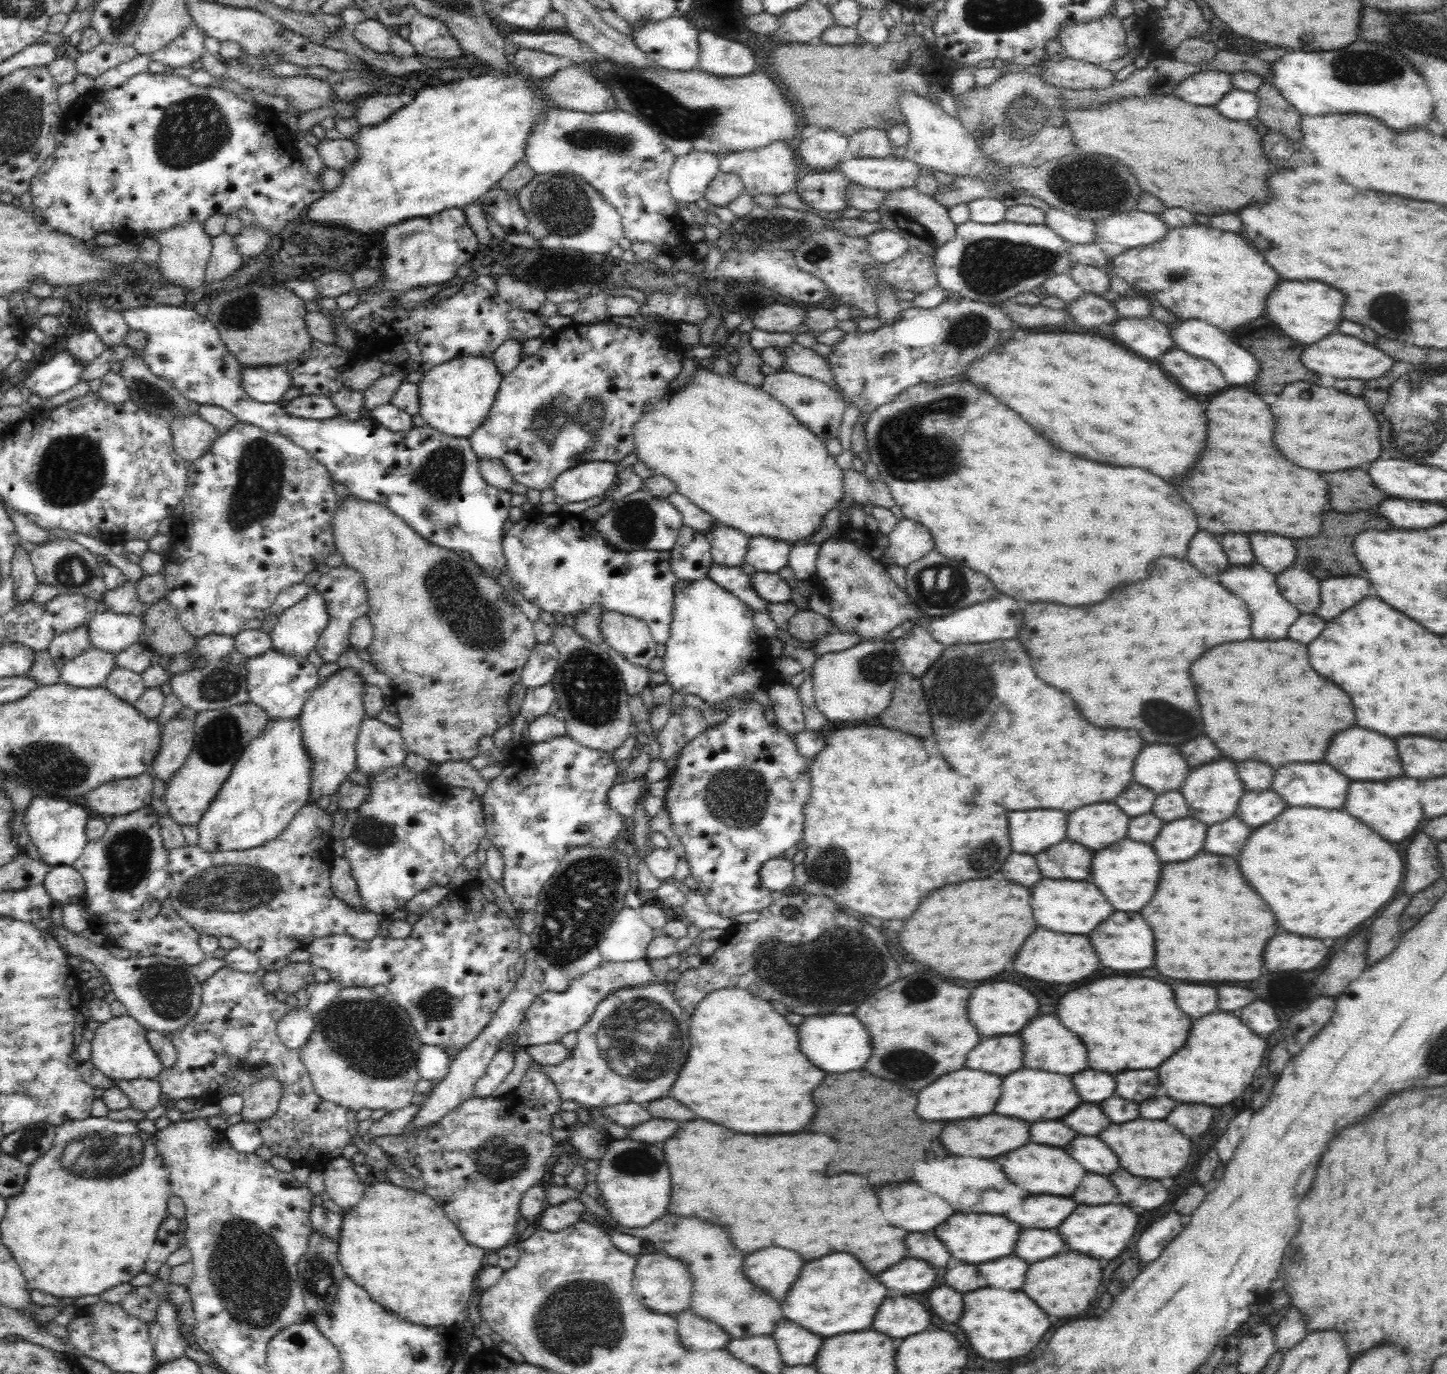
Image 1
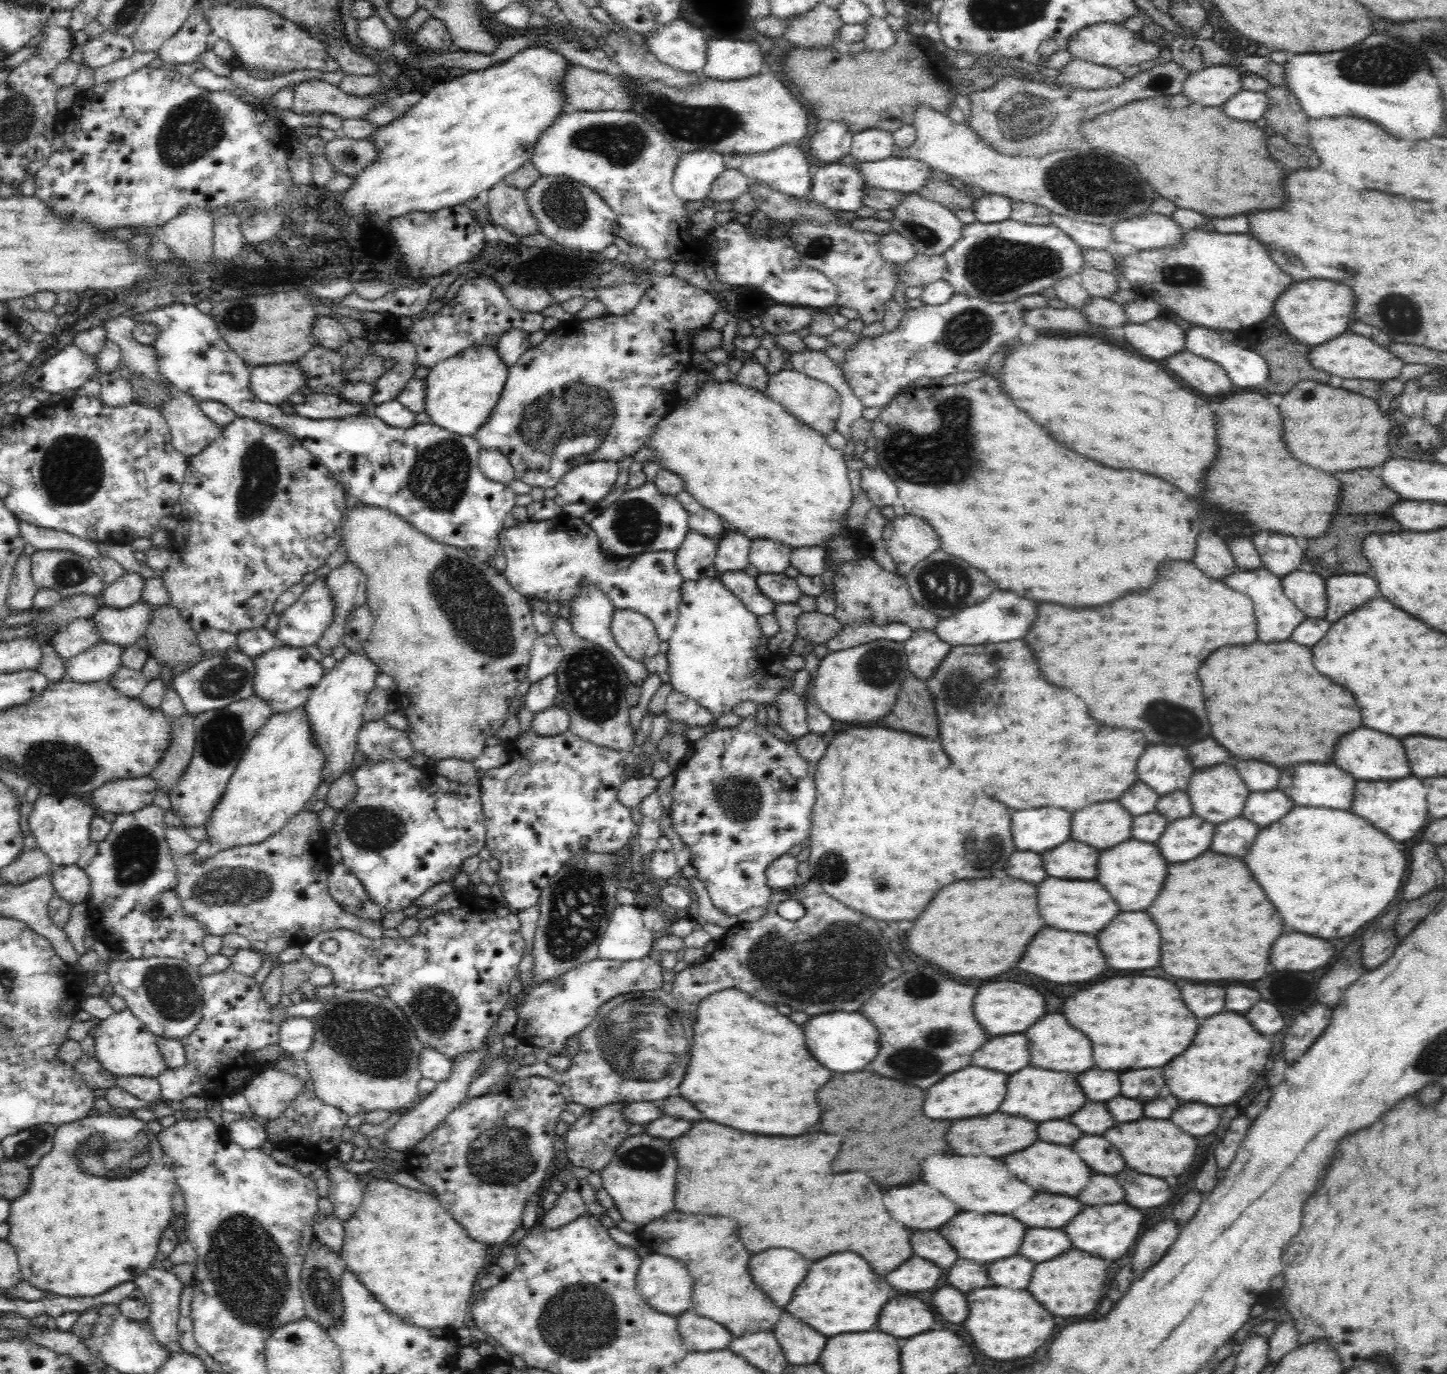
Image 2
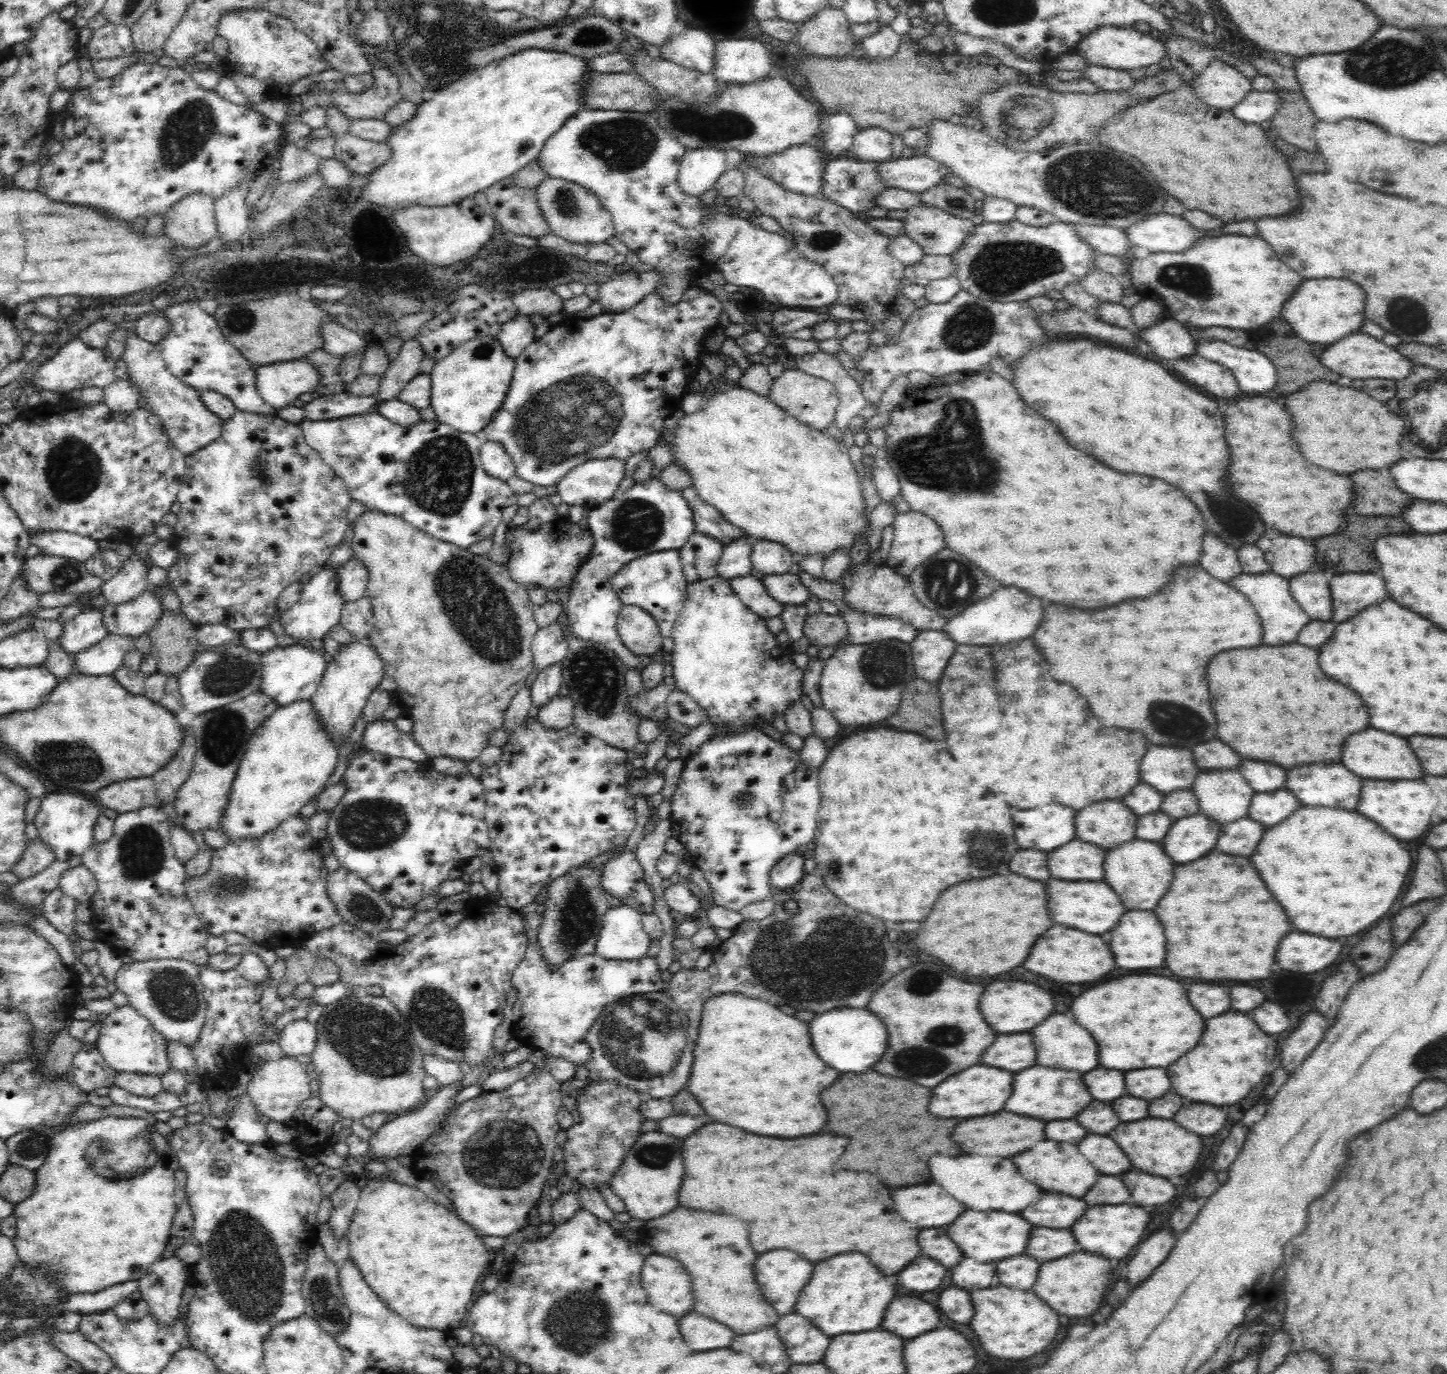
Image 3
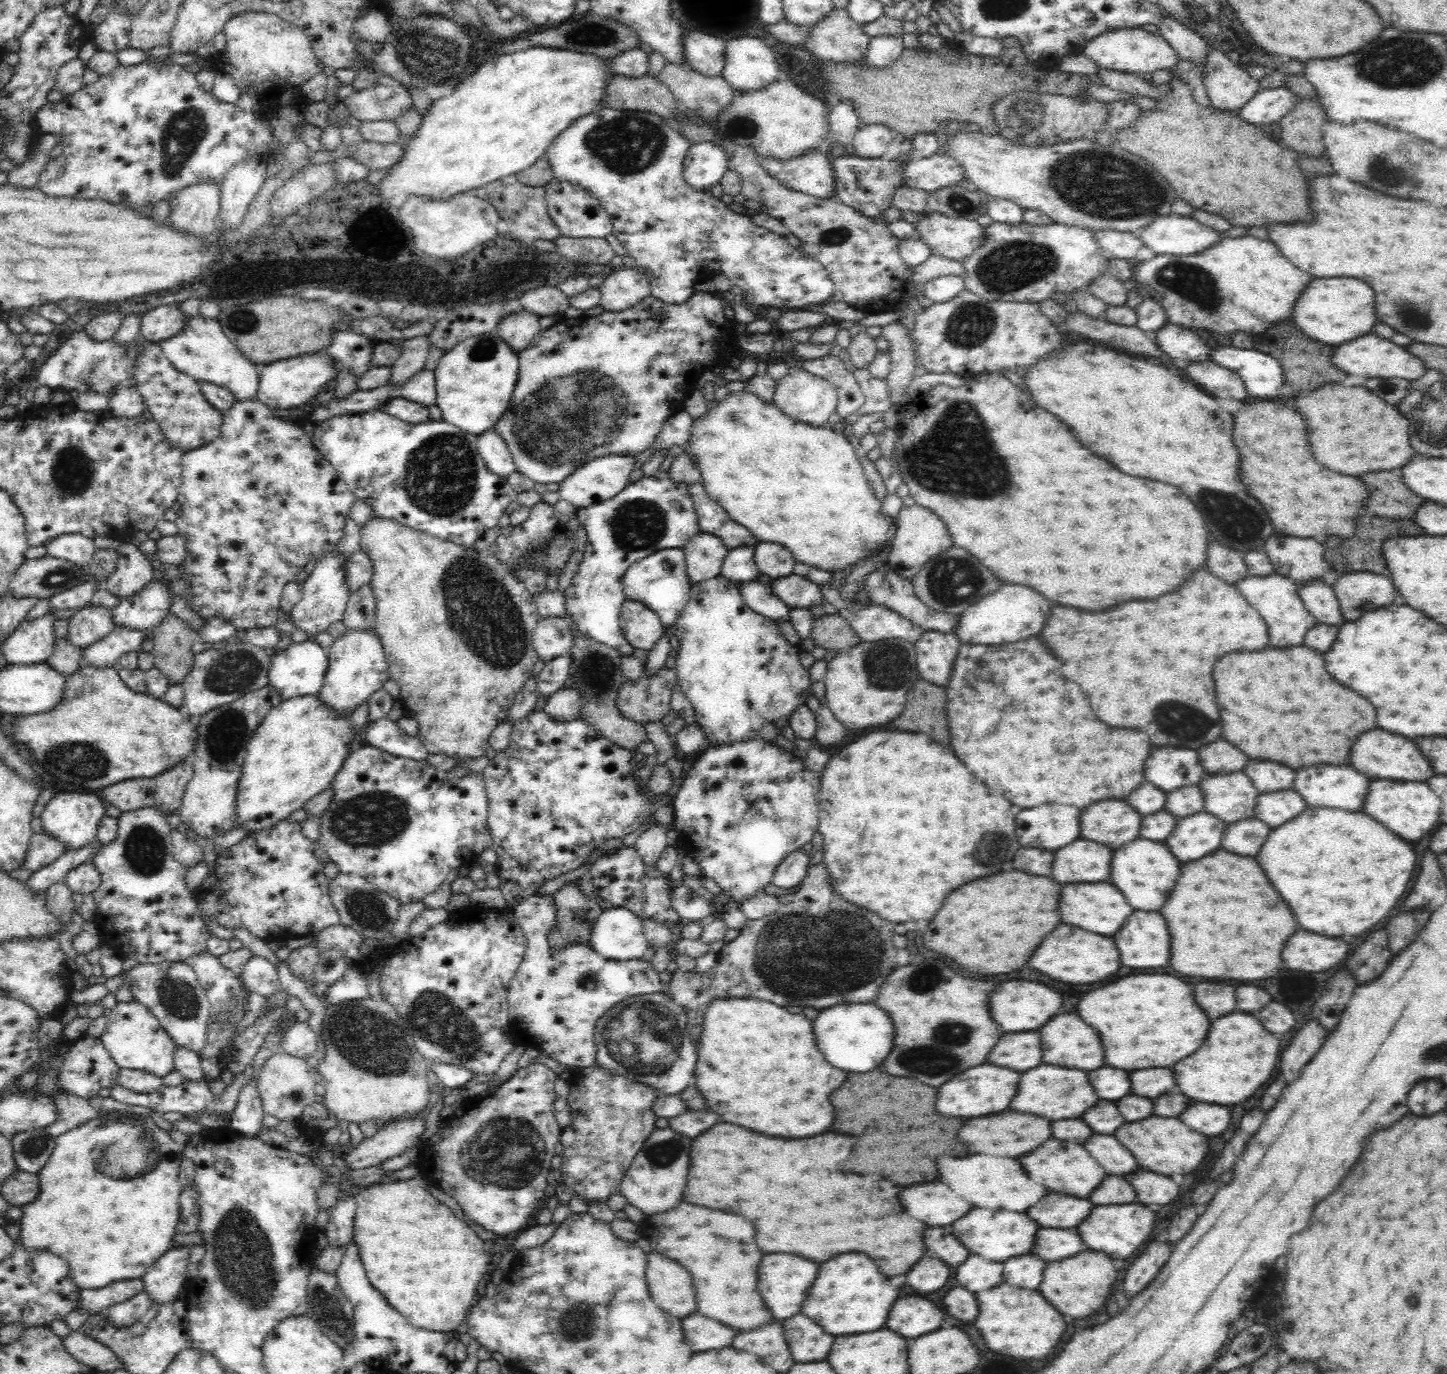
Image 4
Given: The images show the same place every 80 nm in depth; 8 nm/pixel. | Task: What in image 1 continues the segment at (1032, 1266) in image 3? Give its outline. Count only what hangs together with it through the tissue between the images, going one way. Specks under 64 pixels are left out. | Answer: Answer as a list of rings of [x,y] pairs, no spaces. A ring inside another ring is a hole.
[[[998,1258],[994,1262],[984,1262],[978,1266],[980,1278],[986,1280],[986,1286],[990,1288],[1002,1288],[1002,1290],[1020,1290],[1024,1282],[1028,1264],[1020,1258]]]

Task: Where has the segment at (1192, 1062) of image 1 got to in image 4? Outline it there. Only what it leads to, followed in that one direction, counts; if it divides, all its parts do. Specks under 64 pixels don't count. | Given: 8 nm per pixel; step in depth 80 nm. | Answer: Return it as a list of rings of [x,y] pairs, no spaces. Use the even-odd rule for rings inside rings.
[[[1232,1012],[1210,1024],[1204,1044],[1172,1066],[1176,1084],[1184,1096],[1208,1104],[1238,1104],[1254,1094],[1258,1086],[1270,1080],[1280,1056],[1280,1040],[1266,1032],[1262,1024],[1242,1012]]]

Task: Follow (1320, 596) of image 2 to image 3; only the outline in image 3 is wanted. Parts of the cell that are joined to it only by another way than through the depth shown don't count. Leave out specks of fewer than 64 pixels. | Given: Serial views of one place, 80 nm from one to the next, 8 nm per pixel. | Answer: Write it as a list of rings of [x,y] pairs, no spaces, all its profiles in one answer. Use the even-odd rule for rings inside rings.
[[[1302,572],[1288,579],[1288,591],[1311,620],[1330,621],[1332,597],[1330,585],[1323,572]]]

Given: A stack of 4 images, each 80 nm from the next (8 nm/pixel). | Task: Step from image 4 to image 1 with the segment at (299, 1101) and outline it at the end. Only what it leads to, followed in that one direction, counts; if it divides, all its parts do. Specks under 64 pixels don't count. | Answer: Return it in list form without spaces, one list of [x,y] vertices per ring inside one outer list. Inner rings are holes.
[[[270,1077],[260,1079],[251,1084],[241,1094],[242,1108],[240,1108],[240,1121],[259,1123],[270,1118],[280,1100],[280,1081]]]

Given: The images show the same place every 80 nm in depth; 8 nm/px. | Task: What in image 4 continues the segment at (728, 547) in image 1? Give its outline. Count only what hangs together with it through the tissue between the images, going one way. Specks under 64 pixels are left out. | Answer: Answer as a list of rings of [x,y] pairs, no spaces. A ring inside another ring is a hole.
[[[744,545],[728,549],[722,560],[720,574],[735,582],[757,579],[760,572],[753,561],[753,547]]]

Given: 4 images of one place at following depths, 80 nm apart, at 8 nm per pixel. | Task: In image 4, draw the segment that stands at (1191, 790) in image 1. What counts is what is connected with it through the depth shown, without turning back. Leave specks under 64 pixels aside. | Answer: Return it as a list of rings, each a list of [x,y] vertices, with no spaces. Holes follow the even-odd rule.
[[[1242,772],[1206,774],[1200,778],[1198,787],[1204,797],[1203,810],[1222,822],[1234,823],[1254,814],[1259,792]]]

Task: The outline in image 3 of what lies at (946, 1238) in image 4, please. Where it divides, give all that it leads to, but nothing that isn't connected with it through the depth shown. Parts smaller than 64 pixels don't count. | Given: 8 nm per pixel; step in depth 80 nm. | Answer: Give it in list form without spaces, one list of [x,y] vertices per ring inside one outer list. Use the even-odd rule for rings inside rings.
[[[944,1228],[920,1230],[918,1244],[920,1244],[920,1252],[924,1256],[938,1260],[944,1268],[956,1266],[960,1262],[960,1258],[962,1258],[958,1246],[944,1234]]]

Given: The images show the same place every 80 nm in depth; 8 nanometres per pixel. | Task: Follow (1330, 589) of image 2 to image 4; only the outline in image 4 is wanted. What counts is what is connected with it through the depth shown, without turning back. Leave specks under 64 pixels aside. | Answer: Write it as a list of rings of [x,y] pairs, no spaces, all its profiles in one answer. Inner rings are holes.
[[[1360,571],[1344,573],[1332,585],[1341,620],[1350,622],[1394,600],[1396,590],[1387,575]]]

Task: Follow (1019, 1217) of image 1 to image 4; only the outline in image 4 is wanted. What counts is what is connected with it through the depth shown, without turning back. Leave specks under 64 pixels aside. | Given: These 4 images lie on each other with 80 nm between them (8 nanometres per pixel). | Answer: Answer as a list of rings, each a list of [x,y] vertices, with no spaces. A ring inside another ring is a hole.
[[[1048,1194],[1026,1214],[1042,1228],[1072,1228],[1078,1226],[1092,1210],[1092,1204],[1084,1198],[1072,1198],[1062,1194]]]

